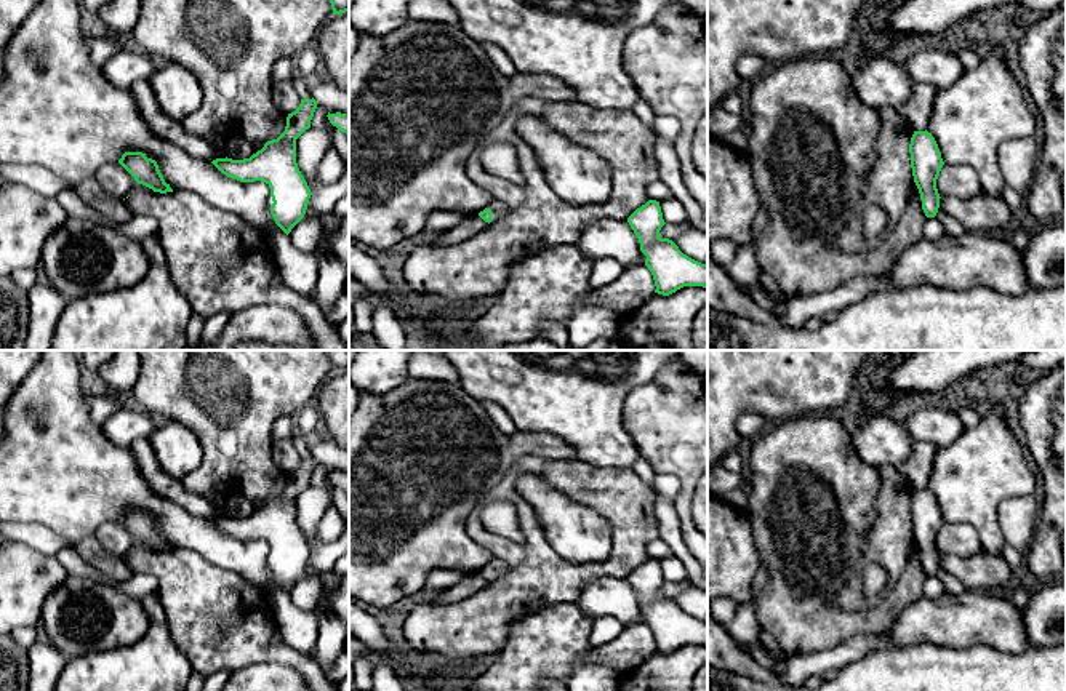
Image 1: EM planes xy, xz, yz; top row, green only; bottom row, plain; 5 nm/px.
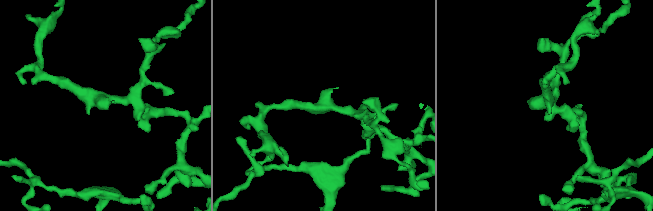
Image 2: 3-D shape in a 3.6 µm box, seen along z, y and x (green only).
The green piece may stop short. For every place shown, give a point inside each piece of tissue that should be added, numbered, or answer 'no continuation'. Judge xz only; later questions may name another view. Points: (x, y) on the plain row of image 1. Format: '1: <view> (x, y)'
1: xz (498, 567)

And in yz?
no continuation

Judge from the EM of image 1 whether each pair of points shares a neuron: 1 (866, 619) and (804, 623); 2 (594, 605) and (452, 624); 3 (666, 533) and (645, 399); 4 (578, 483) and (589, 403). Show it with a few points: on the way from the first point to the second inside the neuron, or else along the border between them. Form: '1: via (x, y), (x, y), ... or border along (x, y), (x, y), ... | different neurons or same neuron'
1: via (850, 623), (820, 623) | same neuron
2: border along (601, 576), (588, 581), (572, 602) | different neurons
3: border along (671, 503), (684, 538) | different neurons
4: border along (578, 459), (599, 467), (618, 467) | different neurons

